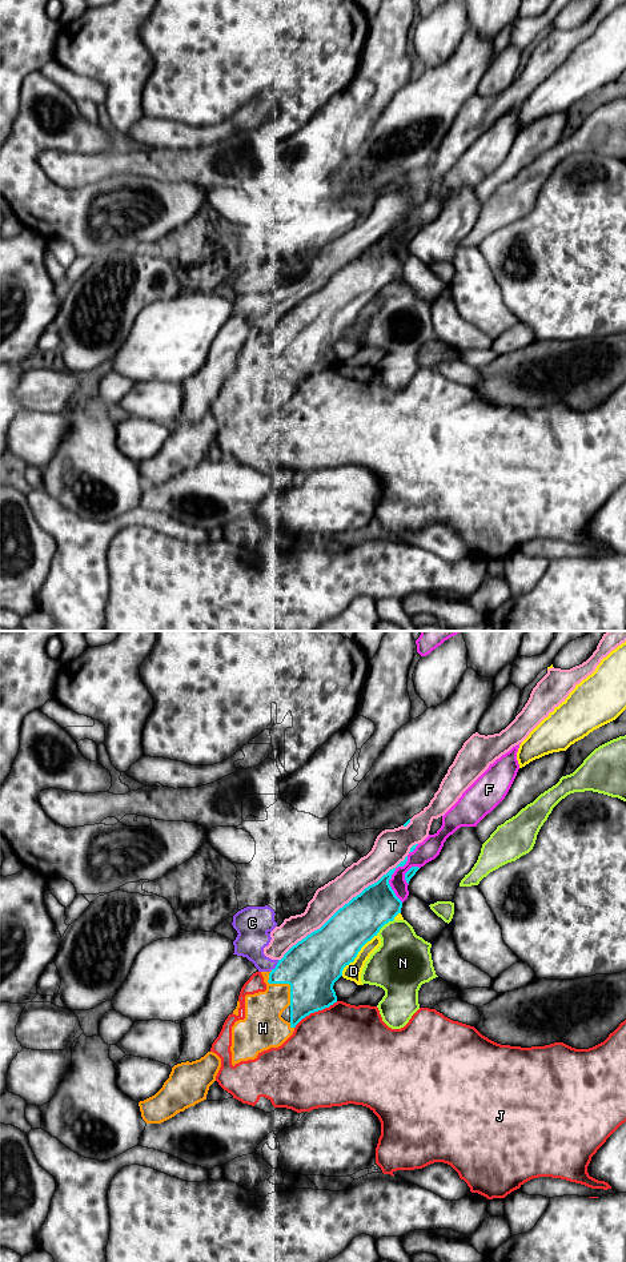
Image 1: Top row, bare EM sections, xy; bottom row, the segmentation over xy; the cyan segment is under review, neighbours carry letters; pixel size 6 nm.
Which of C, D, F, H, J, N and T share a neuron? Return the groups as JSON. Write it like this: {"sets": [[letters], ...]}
{"sets": [["C", "N"], ["D"], ["F"], ["H"], ["J"], ["T"]]}

